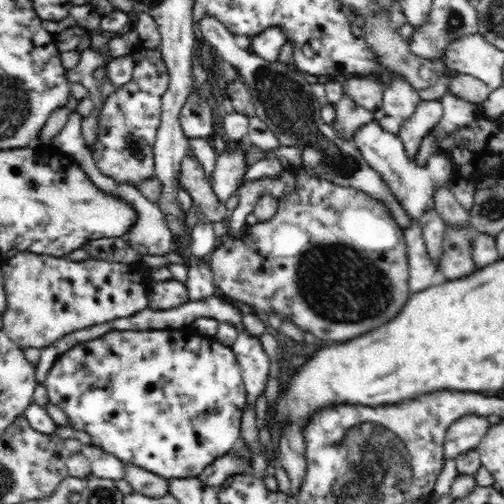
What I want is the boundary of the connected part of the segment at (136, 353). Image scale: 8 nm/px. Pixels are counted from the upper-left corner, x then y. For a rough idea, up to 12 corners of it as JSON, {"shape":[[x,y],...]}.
{"shape":[[112,330],[43,382],[74,430],[164,479],[240,440],[230,347]]}

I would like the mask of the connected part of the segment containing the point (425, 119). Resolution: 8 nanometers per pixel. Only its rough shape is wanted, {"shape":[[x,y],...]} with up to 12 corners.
{"shape":[[421,100],[400,128],[407,158],[440,122],[440,100]]}

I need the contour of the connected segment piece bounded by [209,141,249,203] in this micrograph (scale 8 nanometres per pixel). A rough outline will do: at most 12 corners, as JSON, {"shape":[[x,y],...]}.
{"shape":[[238,142],[217,155],[210,183],[221,203],[249,166]]}

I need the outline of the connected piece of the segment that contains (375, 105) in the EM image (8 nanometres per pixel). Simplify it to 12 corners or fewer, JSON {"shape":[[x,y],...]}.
{"shape":[[346,76],[343,92],[374,112],[382,106],[376,80]]}

